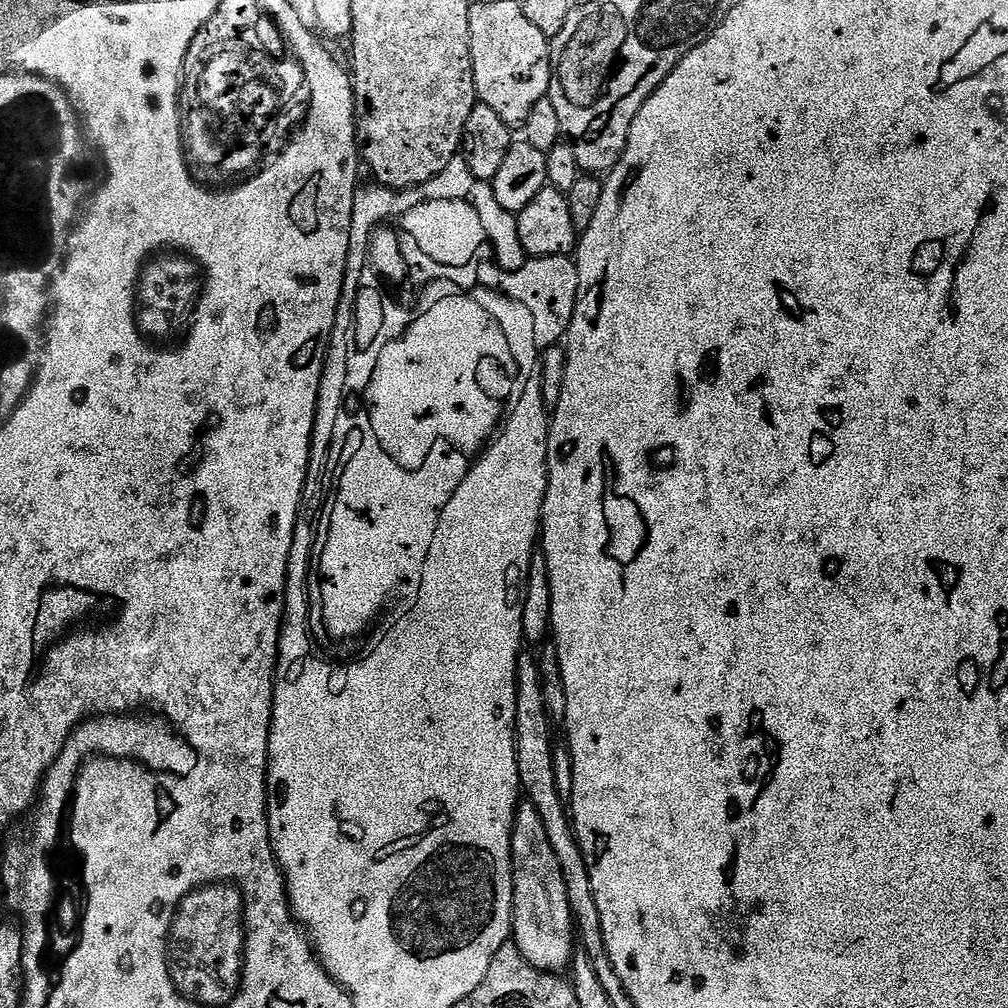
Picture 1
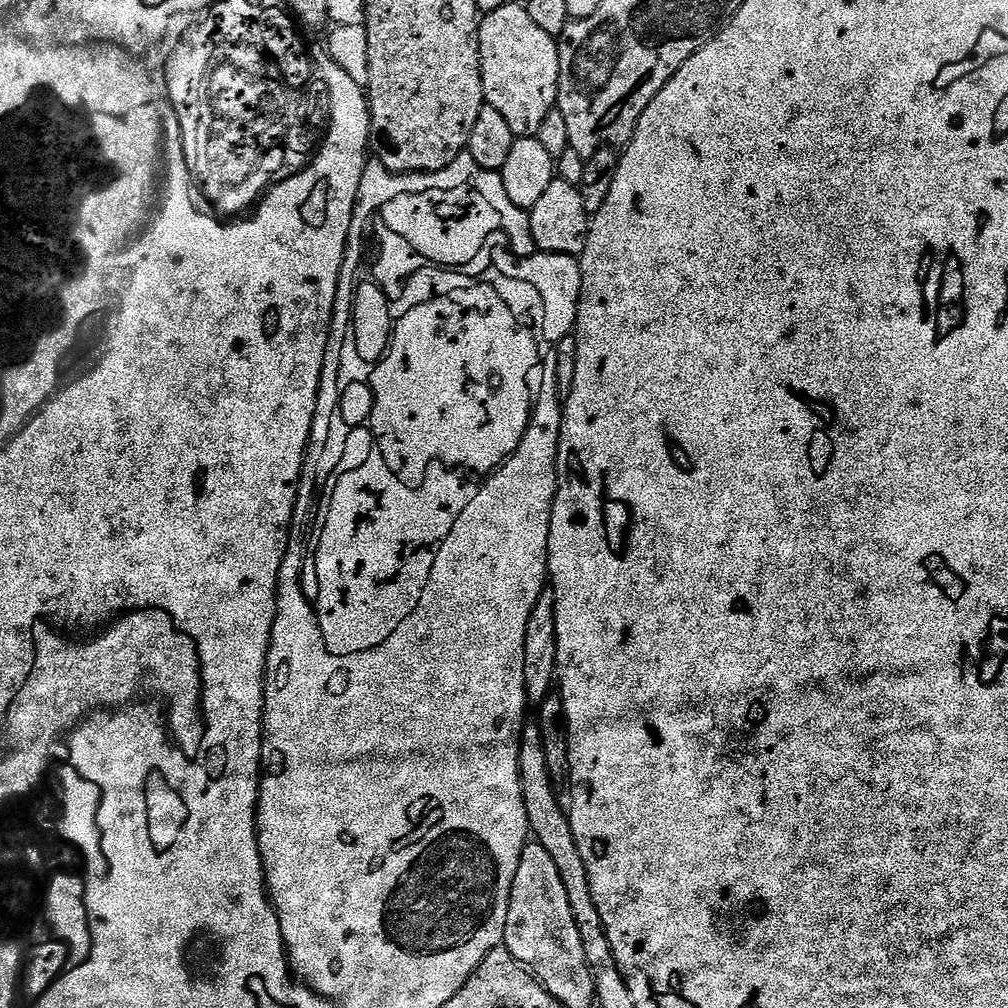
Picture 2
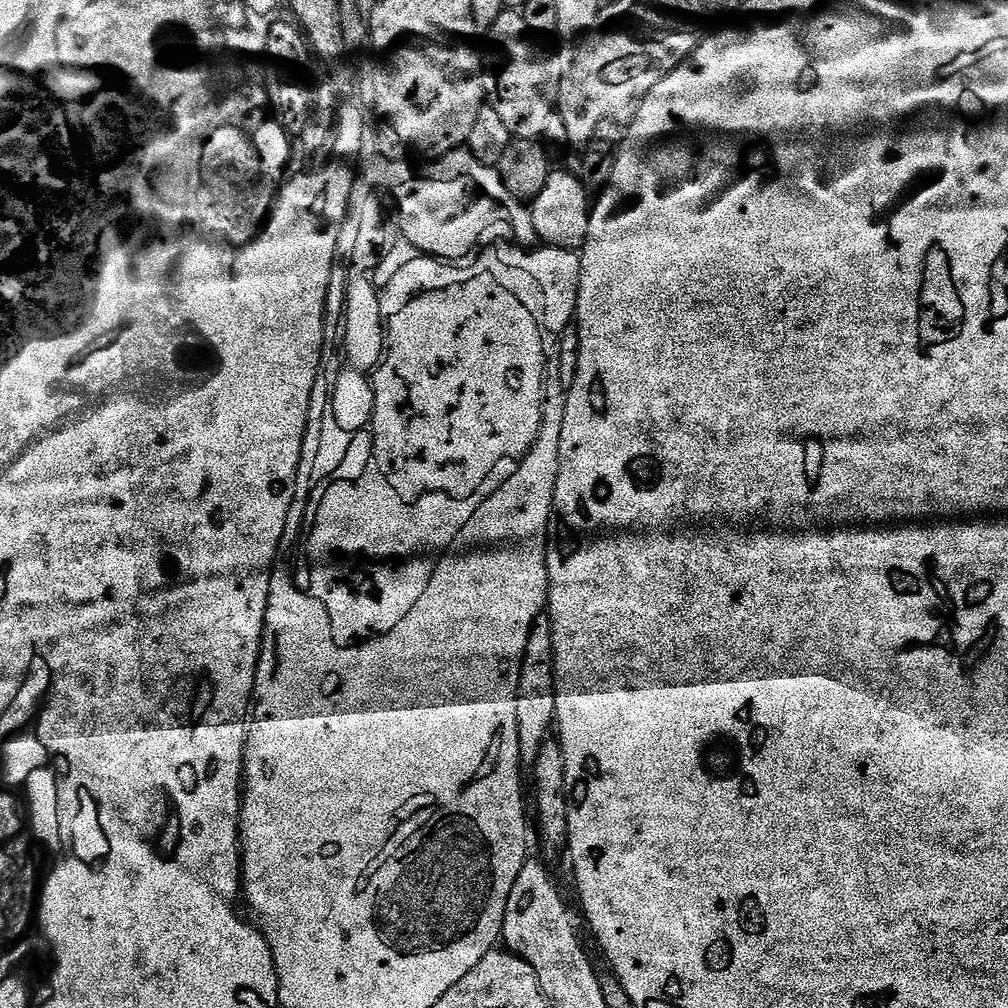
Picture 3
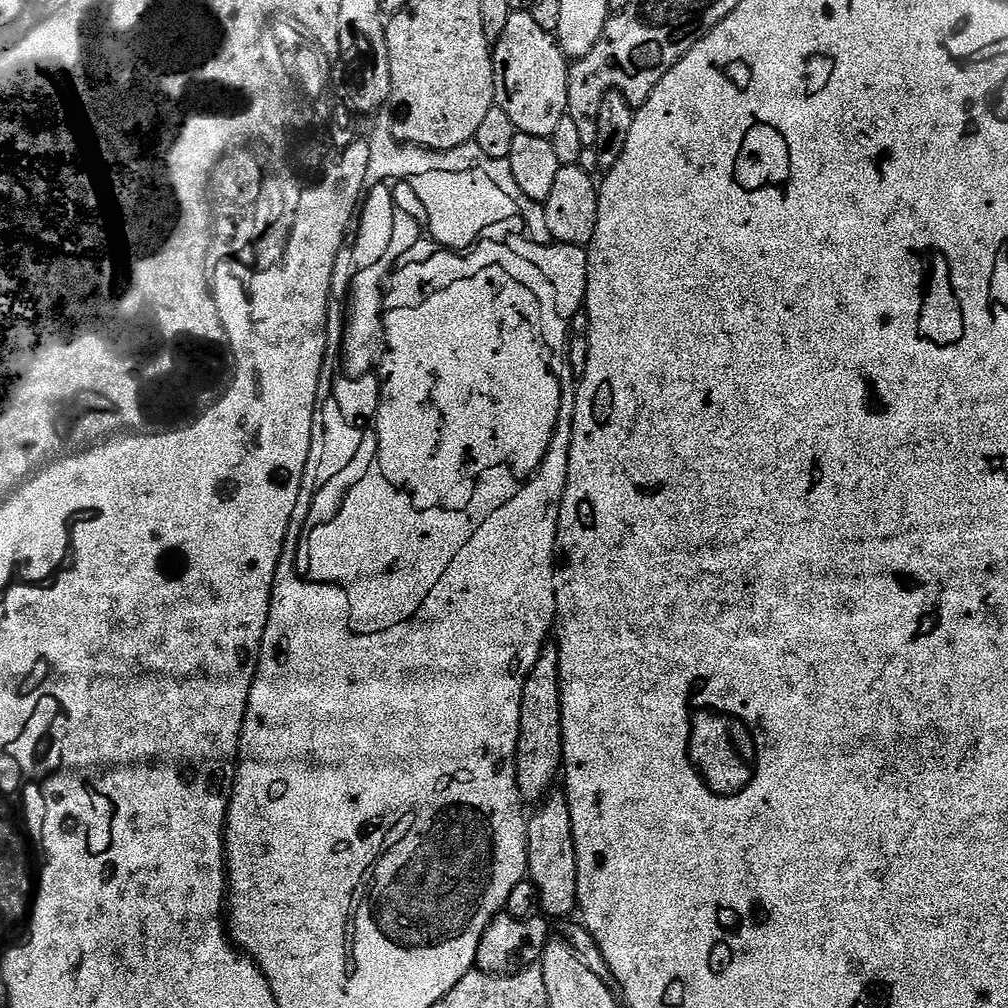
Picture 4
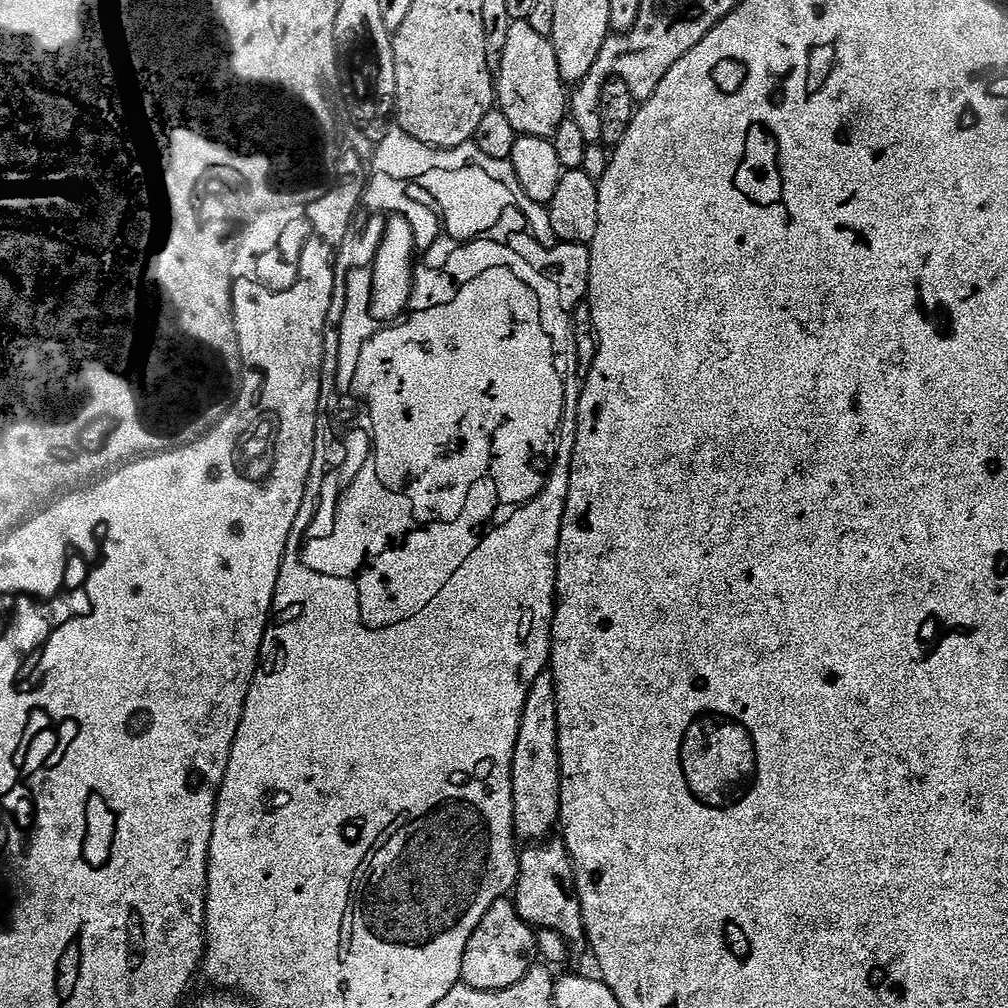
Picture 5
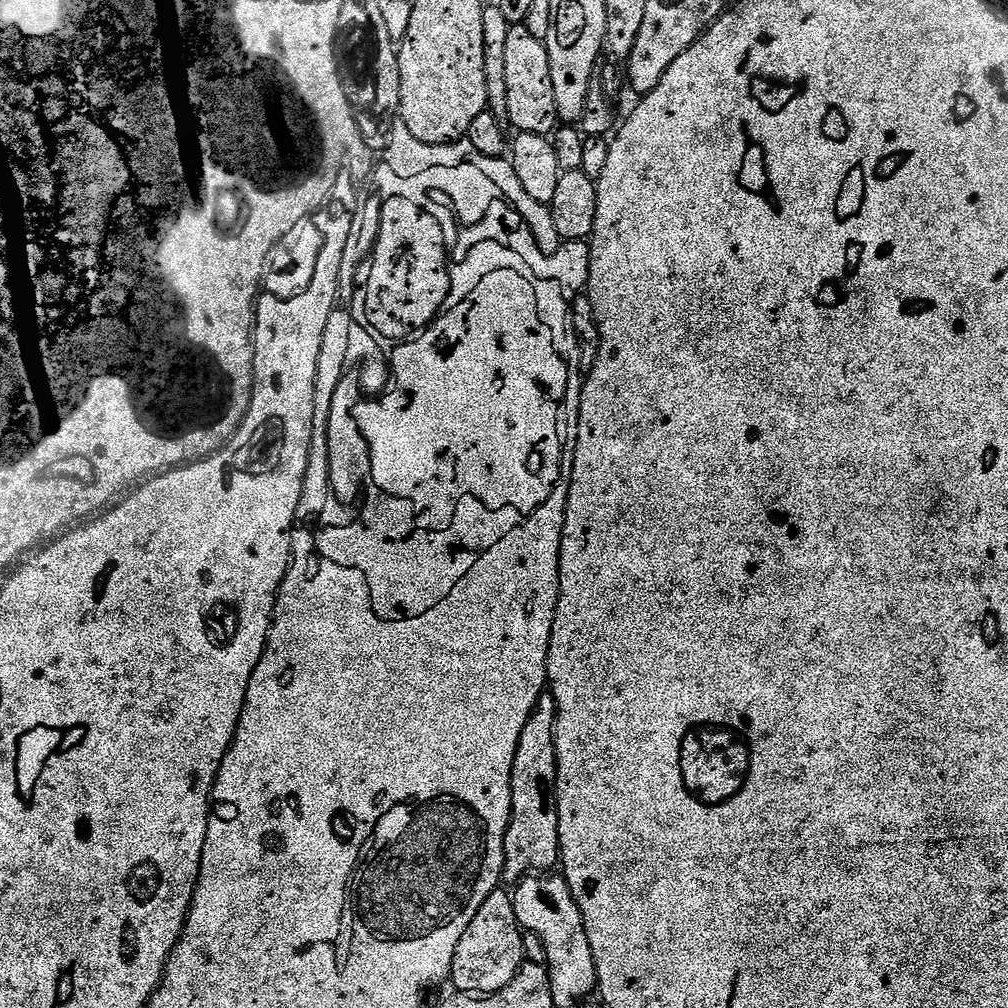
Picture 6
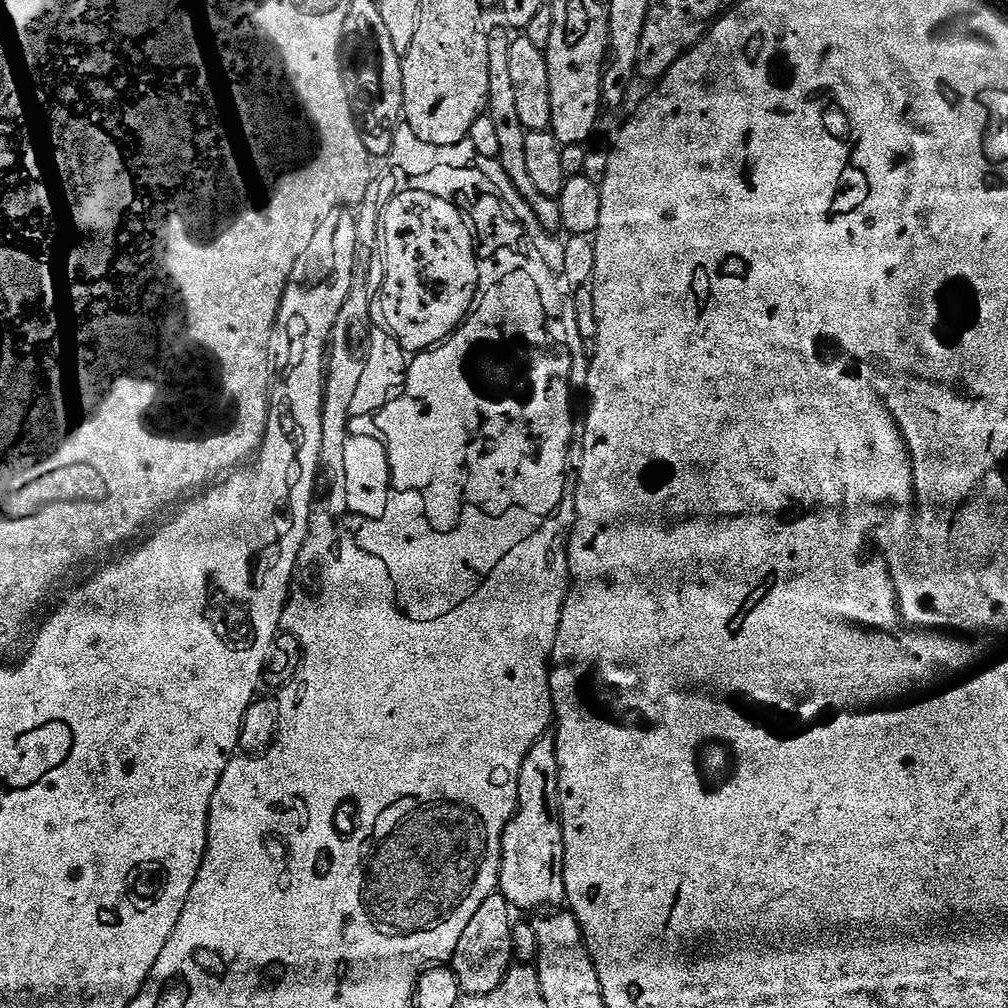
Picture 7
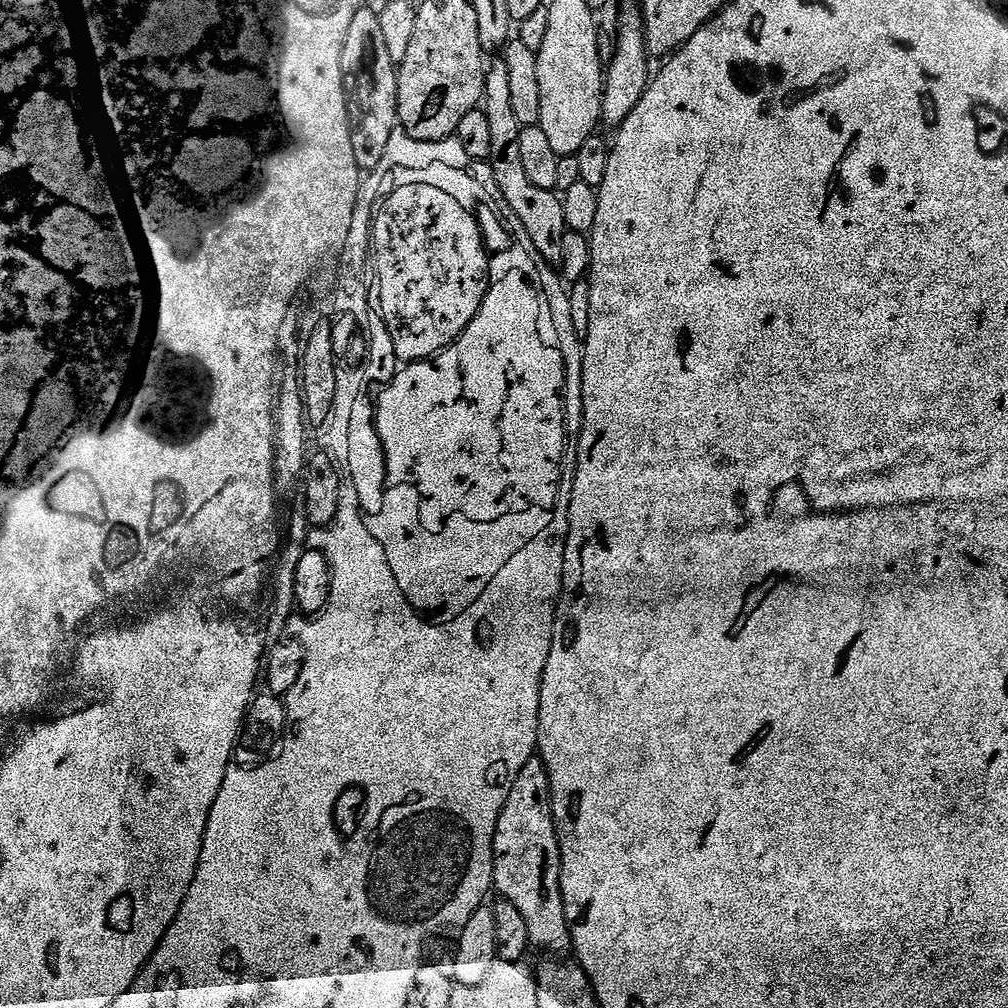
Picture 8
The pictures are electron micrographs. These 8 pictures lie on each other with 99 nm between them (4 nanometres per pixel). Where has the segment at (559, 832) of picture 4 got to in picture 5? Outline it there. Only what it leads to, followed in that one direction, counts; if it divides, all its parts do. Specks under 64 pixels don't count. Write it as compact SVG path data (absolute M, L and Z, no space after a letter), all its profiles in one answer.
M552 838L527 848L530 849L520 852L520 873L514 889L517 914L532 928L545 928L561 936L570 947L583 949L586 944L584 919L576 893L576 867L572 865L572 855L560 838Z

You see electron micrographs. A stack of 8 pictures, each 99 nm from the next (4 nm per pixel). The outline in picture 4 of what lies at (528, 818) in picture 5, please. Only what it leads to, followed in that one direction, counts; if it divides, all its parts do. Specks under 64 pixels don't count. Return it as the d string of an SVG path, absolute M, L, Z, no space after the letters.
M555 642L545 644L544 649L538 654L538 662L534 662L534 670L530 670L530 674L526 678L526 686L522 690L522 714L520 715L520 737L518 738L518 750L516 751L516 781L518 782L518 790L521 797L525 801L539 802L553 791L555 782L562 772L562 765L564 763L564 739L562 738L562 702L560 701L560 651Z

